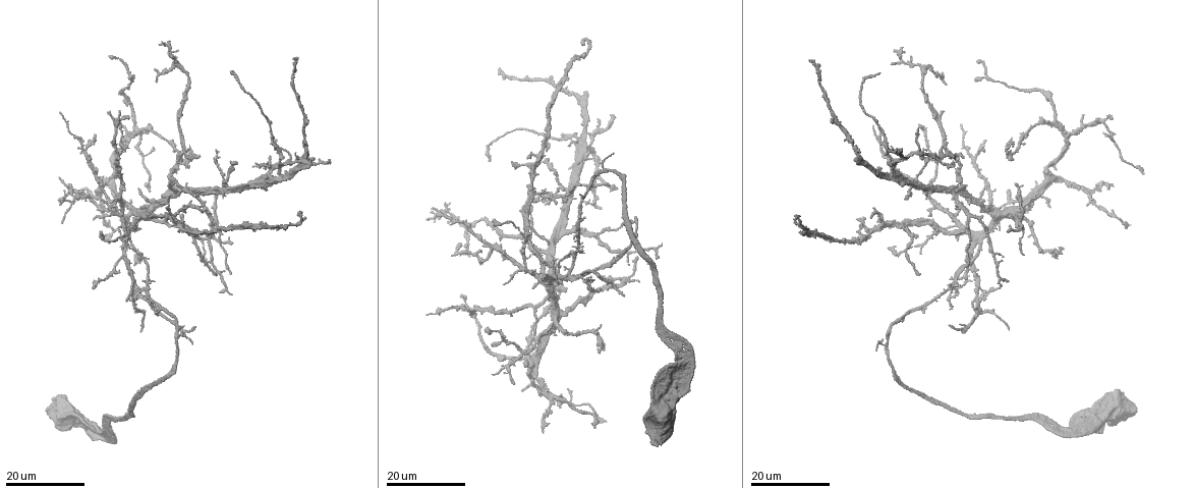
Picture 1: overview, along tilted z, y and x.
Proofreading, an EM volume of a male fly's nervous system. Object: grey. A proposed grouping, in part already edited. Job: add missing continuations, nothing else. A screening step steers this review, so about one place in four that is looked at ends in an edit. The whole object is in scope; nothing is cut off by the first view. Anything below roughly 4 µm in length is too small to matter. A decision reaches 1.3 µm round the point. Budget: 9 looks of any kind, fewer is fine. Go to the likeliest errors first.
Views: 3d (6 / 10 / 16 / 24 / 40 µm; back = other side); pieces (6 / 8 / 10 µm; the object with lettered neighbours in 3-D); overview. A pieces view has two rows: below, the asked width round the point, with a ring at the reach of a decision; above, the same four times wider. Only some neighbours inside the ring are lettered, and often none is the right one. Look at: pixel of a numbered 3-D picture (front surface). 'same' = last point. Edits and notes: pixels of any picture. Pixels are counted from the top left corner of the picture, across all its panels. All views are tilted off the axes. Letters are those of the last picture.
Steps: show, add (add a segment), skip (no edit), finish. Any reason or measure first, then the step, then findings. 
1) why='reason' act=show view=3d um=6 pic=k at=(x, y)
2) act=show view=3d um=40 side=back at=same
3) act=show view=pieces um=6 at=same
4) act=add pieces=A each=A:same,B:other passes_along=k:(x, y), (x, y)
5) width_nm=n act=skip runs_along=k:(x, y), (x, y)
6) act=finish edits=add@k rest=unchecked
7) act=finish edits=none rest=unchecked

why='branch stops here' act=show view=3d um=24 pic=1 at=(92, 220)

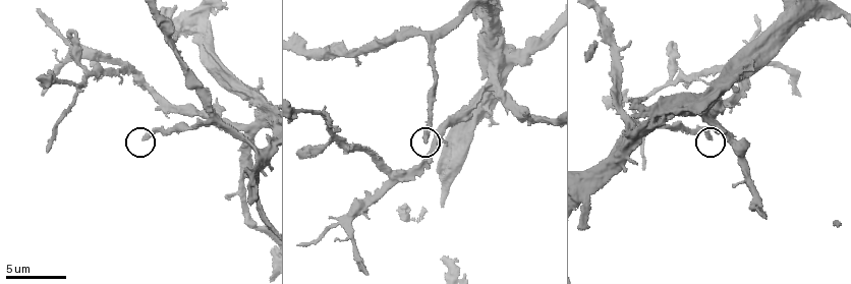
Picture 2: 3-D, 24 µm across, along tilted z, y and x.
act=show view=pieces um=8 pic=2 at=(709, 138)

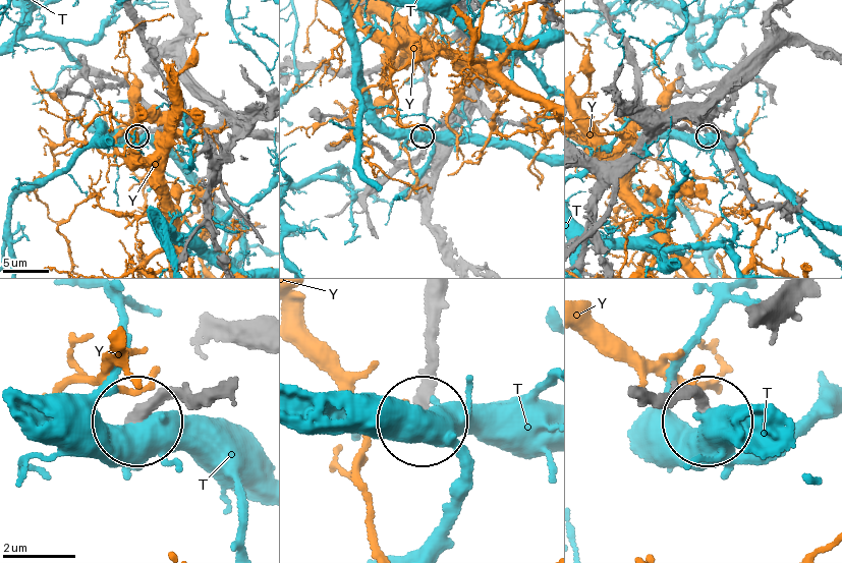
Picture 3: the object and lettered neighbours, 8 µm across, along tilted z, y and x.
width_nm=280 act=skip each=T:other,Y:other runs_along=3:(223, 389), (177, 396), (138, 421) found='no lettered segment goes on from it'

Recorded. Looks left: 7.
why='an open end' act=show view=3d um=16 pic=1 at=(1113, 184)

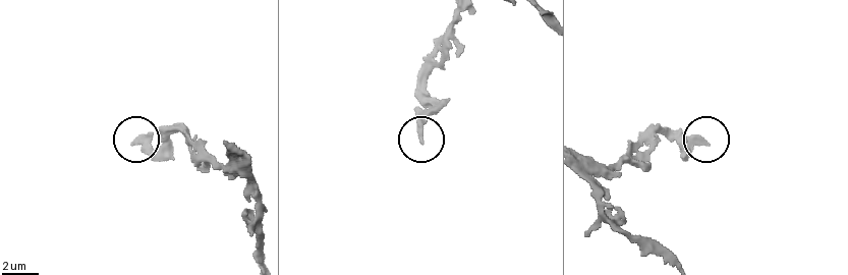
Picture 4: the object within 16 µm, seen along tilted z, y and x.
act=show view=3d um=10 pic=4 at=(422, 143)

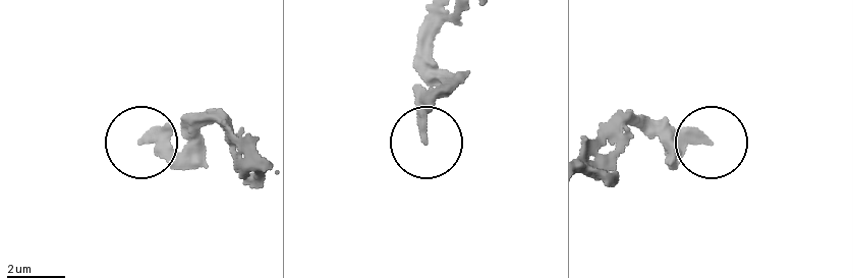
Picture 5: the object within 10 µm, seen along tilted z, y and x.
act=show view=pieces um=10 pic=5 at=(141, 141)

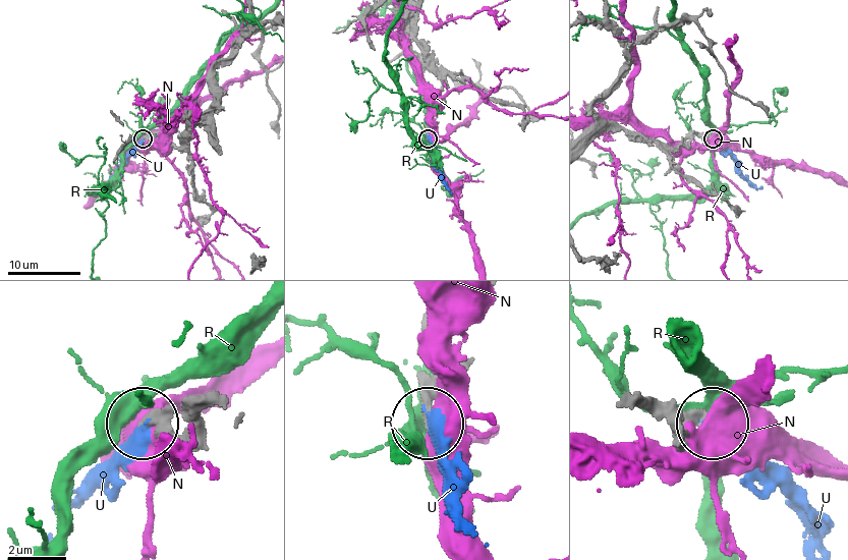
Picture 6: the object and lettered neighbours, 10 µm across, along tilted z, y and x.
act=add pieces=U each=N:other,R:other,U:same passes_along=6:(199, 405), (132, 434), (83, 501) found='the neuron continues'

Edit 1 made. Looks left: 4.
why='an open end' act=show view=3d um=10 pic=2 at=(798, 95)

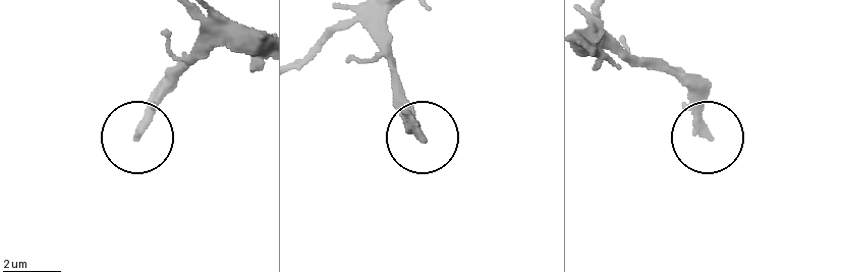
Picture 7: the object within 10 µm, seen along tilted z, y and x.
why='what lies round it' act=show view=pieces um=10 pic=7 at=(137, 137)

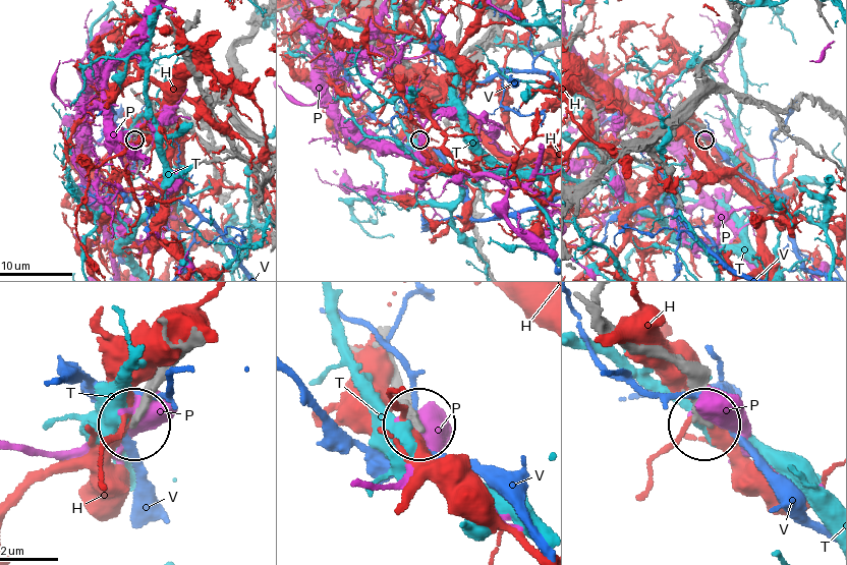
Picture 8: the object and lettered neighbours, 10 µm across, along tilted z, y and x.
act=skip each=H:other,P:other,T:other,V:other runs_along=8:(392, 375), (416, 424) found='none of them fits'

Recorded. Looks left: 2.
why='branch stops here' act=show view=3d um=16 pic=1 at=(808, 61)

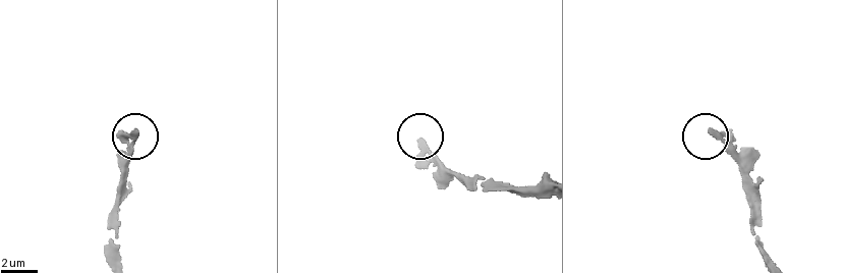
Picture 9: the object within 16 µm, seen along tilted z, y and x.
act=show view=pieces um=6 pic=9 at=(137, 131)

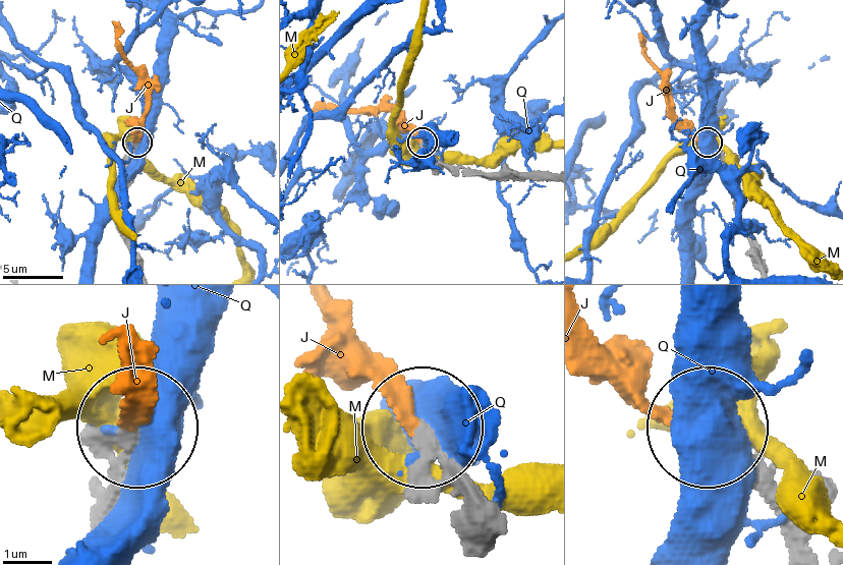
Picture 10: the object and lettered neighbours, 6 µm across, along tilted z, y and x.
act=add pieces=J each=J:same,M:other,Q:other passes_along=10:(105, 502), (139, 378) found='the neuron continues'

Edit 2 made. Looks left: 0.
act=finish edits=add@6,add@10 rest=unchecked

